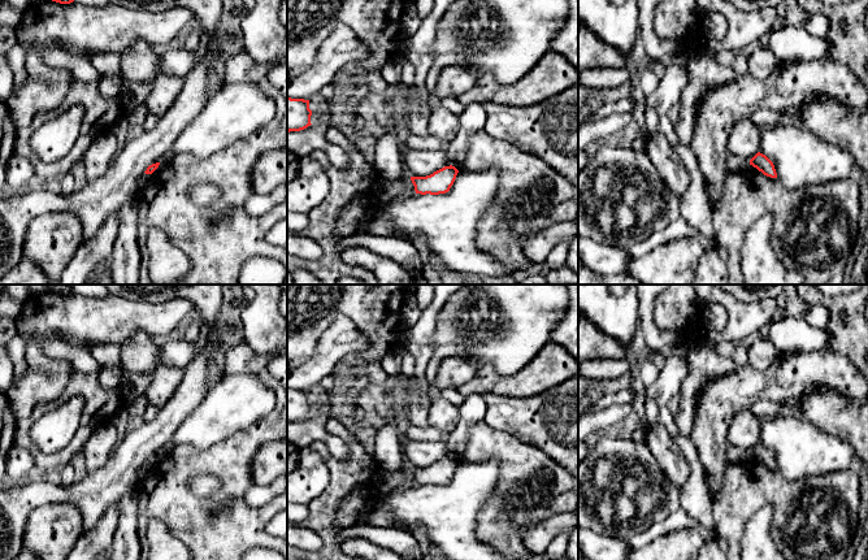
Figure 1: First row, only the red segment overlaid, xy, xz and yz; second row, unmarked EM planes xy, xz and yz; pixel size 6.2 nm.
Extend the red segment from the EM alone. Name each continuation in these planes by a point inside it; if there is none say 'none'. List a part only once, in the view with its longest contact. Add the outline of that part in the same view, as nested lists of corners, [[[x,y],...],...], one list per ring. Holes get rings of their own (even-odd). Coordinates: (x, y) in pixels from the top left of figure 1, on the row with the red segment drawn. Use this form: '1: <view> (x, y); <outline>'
none

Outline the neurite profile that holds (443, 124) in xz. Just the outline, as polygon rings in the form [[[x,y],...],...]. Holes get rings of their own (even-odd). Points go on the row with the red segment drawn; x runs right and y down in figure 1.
[[[431,104],[429,133],[446,143],[452,142],[460,130],[459,116],[440,104]]]

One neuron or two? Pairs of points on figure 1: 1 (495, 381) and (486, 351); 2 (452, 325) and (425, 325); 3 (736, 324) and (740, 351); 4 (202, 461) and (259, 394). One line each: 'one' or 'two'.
1: two
2: two
3: two
4: two

